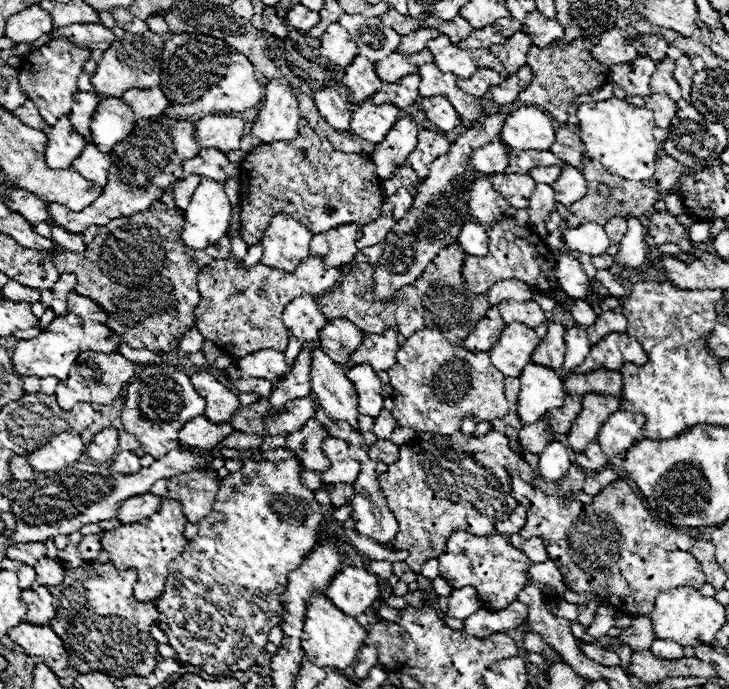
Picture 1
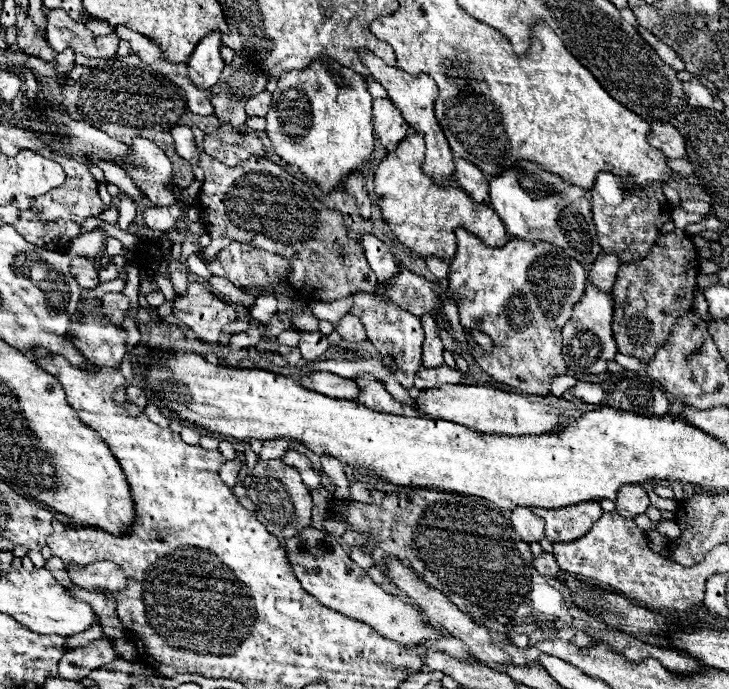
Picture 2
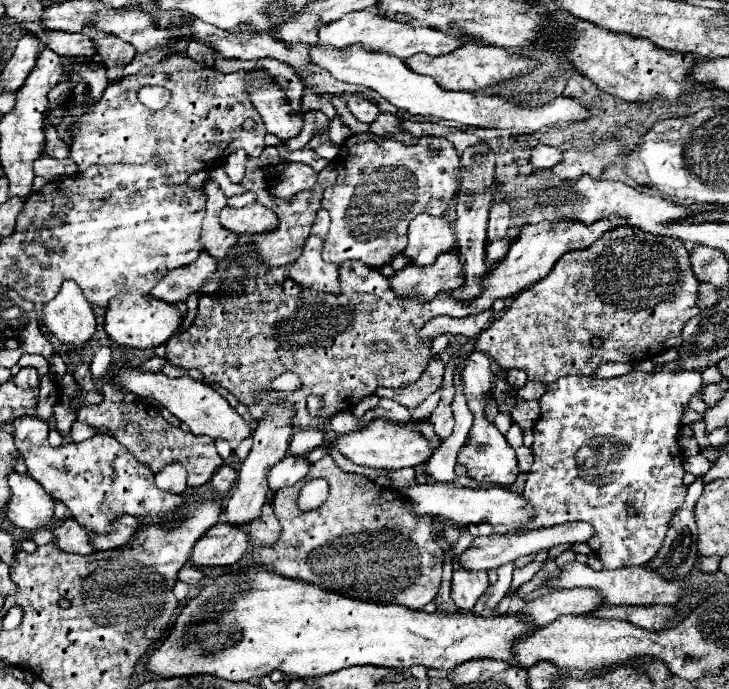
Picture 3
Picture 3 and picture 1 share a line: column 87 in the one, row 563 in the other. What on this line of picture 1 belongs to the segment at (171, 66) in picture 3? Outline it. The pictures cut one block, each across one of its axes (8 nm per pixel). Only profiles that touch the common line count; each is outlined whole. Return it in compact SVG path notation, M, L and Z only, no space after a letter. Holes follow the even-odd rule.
M162 498L160 510L152 514L152 518L144 518L132 524L122 524L110 532L104 532L102 548L110 552L110 562L118 570L136 568L138 580L142 582L142 600L156 600L160 596L166 582L168 564L178 554L182 554L188 542L184 538L184 524L186 524L186 518L182 514L180 502L172 498Z

